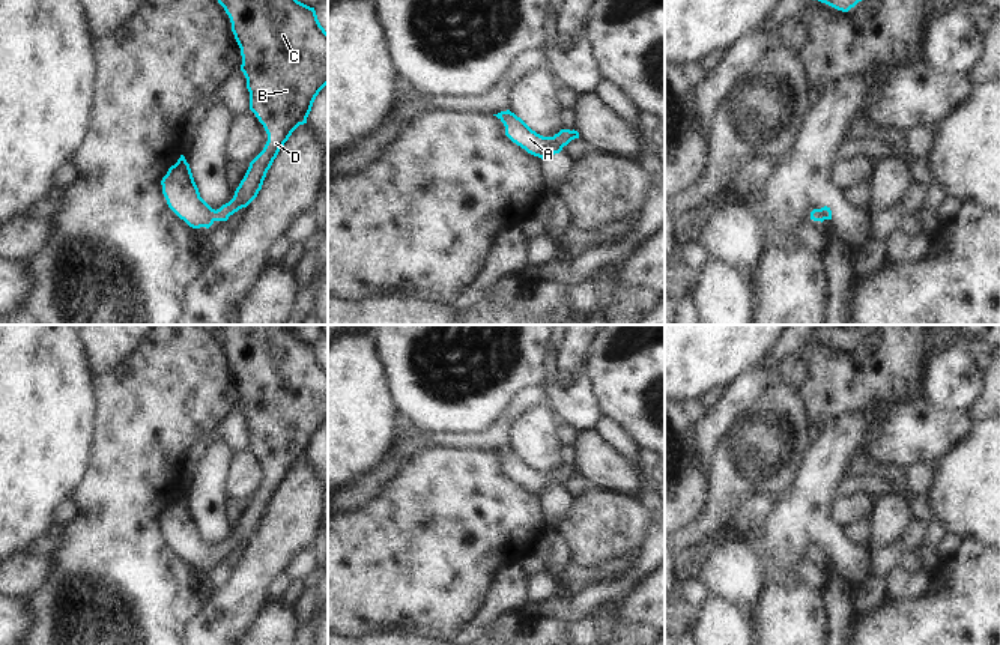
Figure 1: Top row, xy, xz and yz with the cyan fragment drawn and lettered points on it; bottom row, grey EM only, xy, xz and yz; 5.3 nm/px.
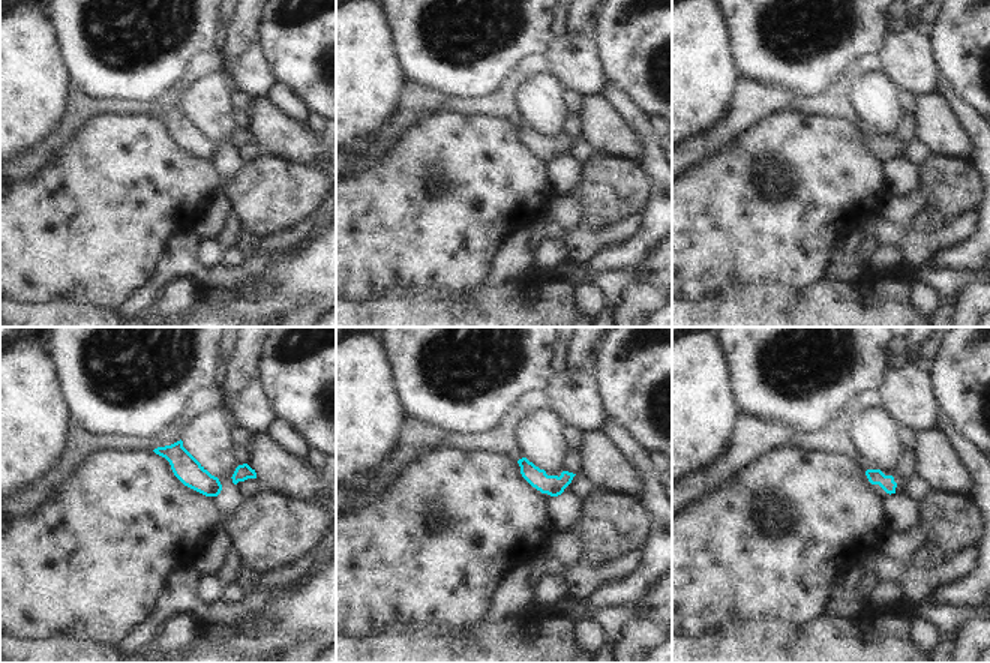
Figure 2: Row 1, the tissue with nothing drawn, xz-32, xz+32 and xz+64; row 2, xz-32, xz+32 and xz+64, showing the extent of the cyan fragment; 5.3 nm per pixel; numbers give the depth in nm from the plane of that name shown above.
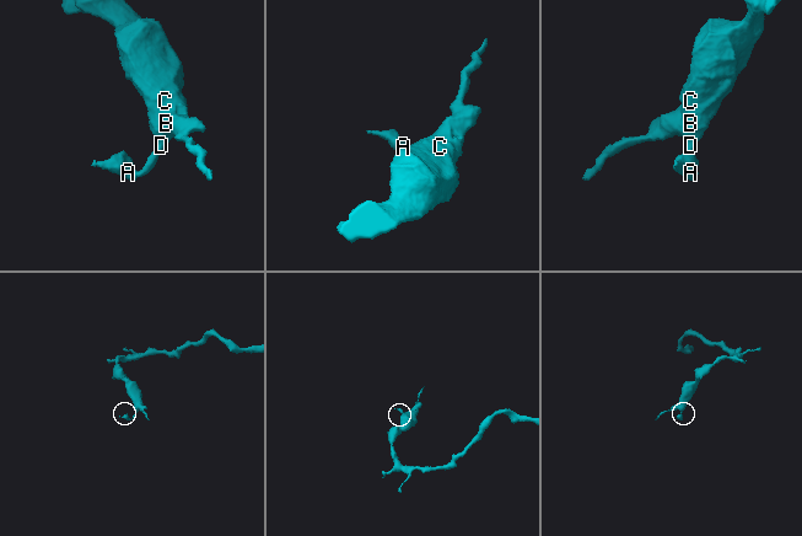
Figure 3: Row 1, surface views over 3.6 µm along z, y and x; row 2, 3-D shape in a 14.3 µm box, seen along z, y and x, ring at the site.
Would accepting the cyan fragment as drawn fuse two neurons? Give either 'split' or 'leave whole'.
leave whole

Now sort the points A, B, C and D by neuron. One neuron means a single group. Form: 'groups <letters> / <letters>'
groups A B C D

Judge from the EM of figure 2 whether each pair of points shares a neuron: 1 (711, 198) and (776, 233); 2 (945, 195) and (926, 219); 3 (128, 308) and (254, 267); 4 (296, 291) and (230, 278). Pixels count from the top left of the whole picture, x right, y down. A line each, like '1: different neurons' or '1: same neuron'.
1: same neuron
2: different neurons
3: same neuron
4: different neurons

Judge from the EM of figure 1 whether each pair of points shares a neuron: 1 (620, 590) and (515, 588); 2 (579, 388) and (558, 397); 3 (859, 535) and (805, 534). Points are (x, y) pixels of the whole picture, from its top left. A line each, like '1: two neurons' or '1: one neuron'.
1: one neuron
2: one neuron
3: two neurons

